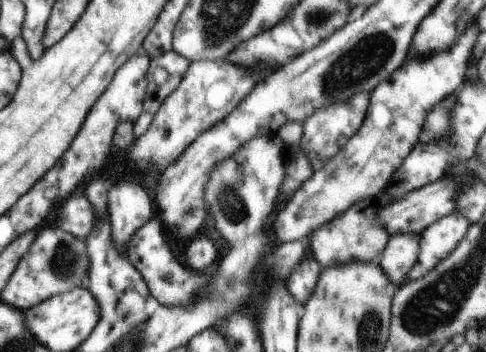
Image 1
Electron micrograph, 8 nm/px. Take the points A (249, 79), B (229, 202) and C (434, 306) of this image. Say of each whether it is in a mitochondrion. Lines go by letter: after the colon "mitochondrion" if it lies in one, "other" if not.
A: other
B: mitochondrion
C: mitochondrion

